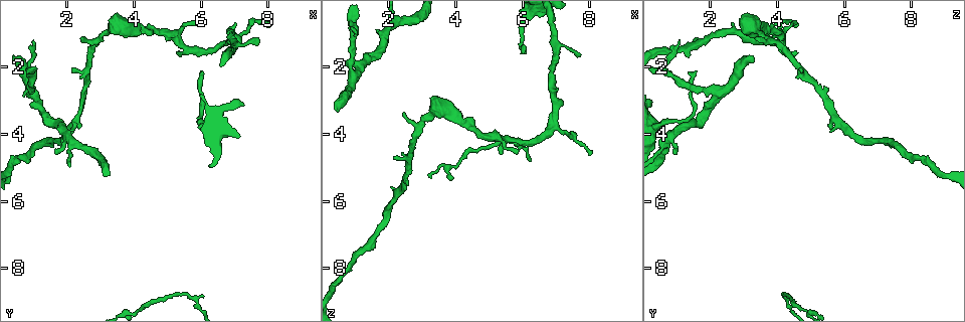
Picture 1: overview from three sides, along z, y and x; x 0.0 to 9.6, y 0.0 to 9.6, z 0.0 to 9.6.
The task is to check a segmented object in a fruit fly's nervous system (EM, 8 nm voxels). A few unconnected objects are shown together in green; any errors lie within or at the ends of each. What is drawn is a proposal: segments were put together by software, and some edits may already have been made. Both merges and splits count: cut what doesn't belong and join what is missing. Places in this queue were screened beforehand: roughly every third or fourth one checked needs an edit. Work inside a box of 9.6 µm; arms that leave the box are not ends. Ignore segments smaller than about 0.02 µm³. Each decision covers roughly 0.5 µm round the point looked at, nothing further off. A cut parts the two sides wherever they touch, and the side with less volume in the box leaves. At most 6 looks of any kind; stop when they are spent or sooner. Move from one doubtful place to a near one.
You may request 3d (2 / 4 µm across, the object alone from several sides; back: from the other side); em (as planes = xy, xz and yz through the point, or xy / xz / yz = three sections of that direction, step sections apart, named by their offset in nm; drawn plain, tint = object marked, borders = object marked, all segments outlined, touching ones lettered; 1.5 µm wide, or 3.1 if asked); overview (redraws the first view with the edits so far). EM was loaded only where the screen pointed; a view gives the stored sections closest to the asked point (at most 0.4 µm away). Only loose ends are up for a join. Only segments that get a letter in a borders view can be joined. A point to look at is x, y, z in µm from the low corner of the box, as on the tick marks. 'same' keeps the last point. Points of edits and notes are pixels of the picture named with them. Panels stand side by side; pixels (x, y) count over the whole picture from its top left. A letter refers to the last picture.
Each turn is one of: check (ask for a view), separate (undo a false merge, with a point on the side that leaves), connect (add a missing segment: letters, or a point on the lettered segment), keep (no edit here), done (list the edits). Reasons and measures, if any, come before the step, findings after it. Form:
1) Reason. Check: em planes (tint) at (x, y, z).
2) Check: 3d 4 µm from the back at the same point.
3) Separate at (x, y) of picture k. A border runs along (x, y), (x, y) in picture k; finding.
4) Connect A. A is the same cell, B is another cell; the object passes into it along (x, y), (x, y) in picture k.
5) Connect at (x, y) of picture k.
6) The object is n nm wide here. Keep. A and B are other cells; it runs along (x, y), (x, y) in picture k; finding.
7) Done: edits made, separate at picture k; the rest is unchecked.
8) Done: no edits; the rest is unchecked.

Thick turns thin. Check: em xz step 4 (tint) at (4.20, 0.85, 3.50).

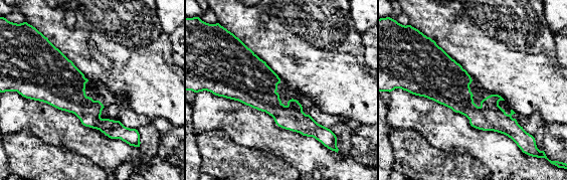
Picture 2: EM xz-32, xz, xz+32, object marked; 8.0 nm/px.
Check: em xy step 4 (borders) at the same point.

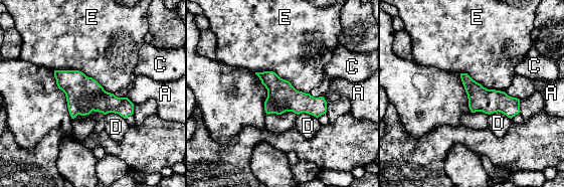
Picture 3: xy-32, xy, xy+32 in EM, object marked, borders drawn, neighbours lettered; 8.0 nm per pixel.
Keep. A, C, D and E are other cells; a border runs along (126, 97), (134, 104) in picture 3; continuous, no second neuron.

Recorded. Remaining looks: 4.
Thin end. Check: em xy step 4 (borders) at (1.00, 1.20, 1.10).

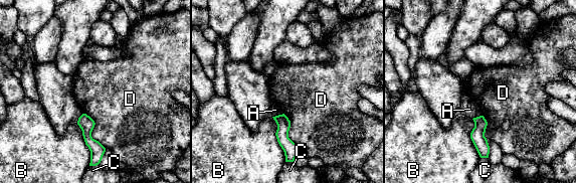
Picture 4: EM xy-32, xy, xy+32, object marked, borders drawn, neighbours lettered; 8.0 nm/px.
Keep. A, B, C and D are other cells; none of them fits.

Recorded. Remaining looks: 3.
Free end. Check: 3d 4 µm at (7.75, 1.35, 1.70).

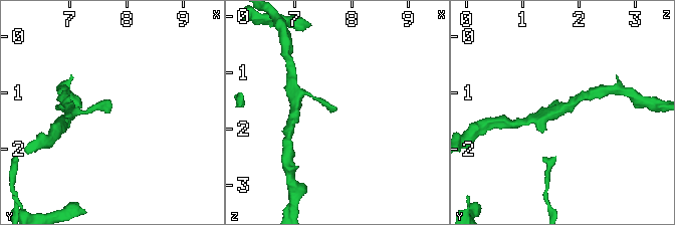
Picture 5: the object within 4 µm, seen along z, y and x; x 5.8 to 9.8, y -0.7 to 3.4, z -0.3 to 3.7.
Check: em planes (borders) at (7.70, 1.35, 1.65).

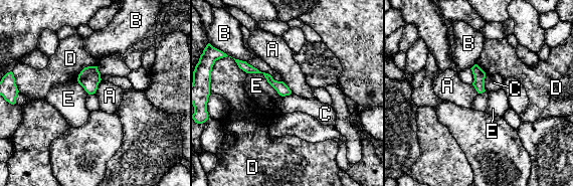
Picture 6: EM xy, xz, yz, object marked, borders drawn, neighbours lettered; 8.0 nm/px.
The object is 100 nm wide here. Keep. A, B, C, D and E are other cells; a border runs along (101, 79), (94, 94) in picture 6; no lettered segment goes on from it.

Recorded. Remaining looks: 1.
Done: no edits; the rest is unchecked.

